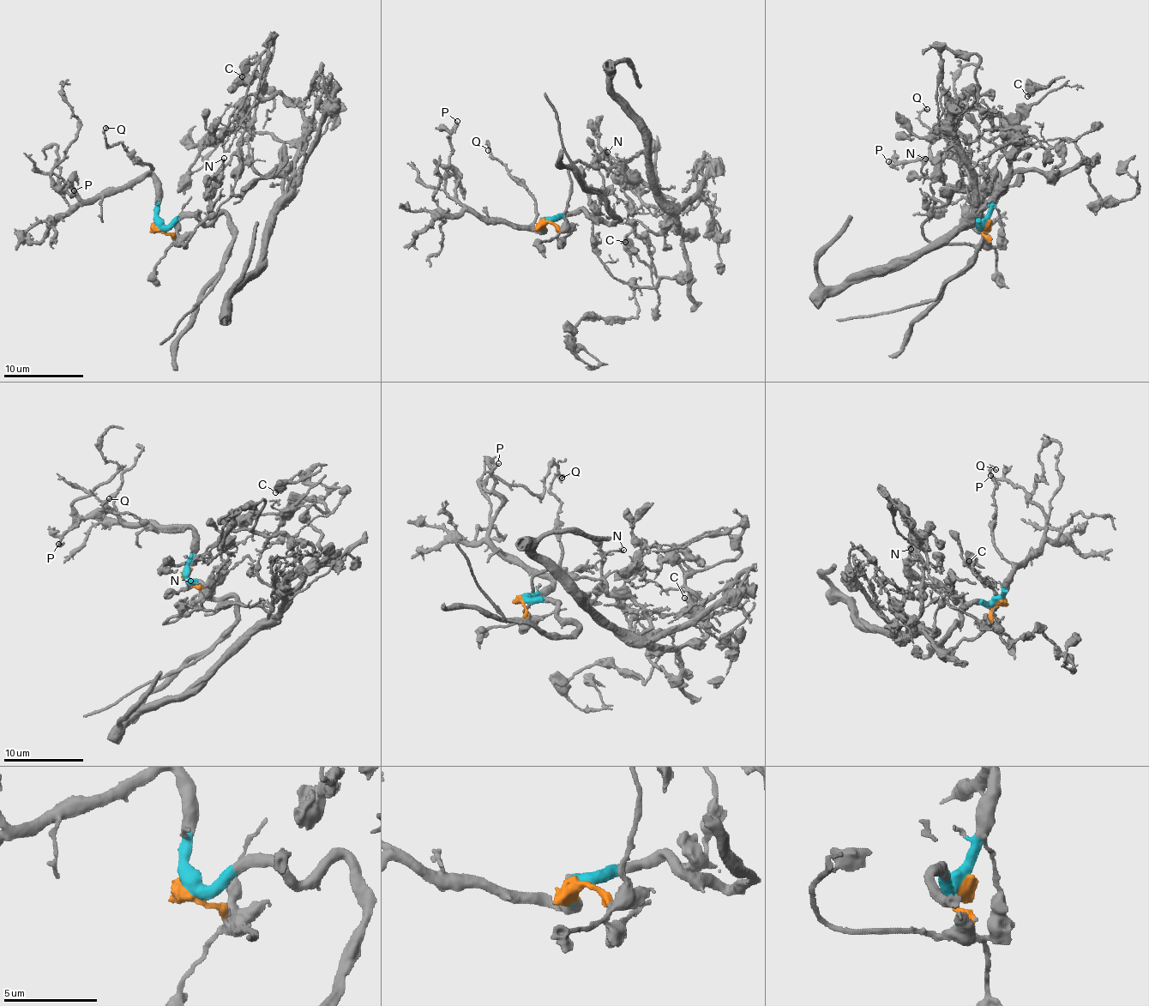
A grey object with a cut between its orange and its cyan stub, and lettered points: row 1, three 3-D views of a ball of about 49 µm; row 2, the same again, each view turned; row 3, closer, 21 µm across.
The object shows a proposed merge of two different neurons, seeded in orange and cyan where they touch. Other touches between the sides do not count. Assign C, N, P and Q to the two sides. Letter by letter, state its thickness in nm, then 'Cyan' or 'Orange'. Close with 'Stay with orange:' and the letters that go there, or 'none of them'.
C: Thickness 550 nm. Orange
N: Thickness 180 nm. Orange
P: Thickness 240 nm. Cyan
Q: Thickness 190 nm. Cyan
Stay with orange: C, N

